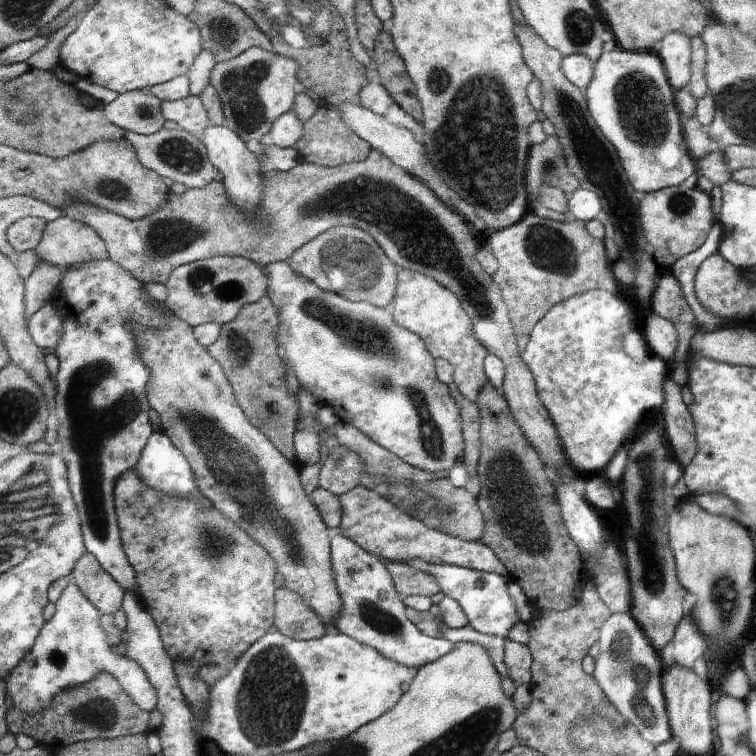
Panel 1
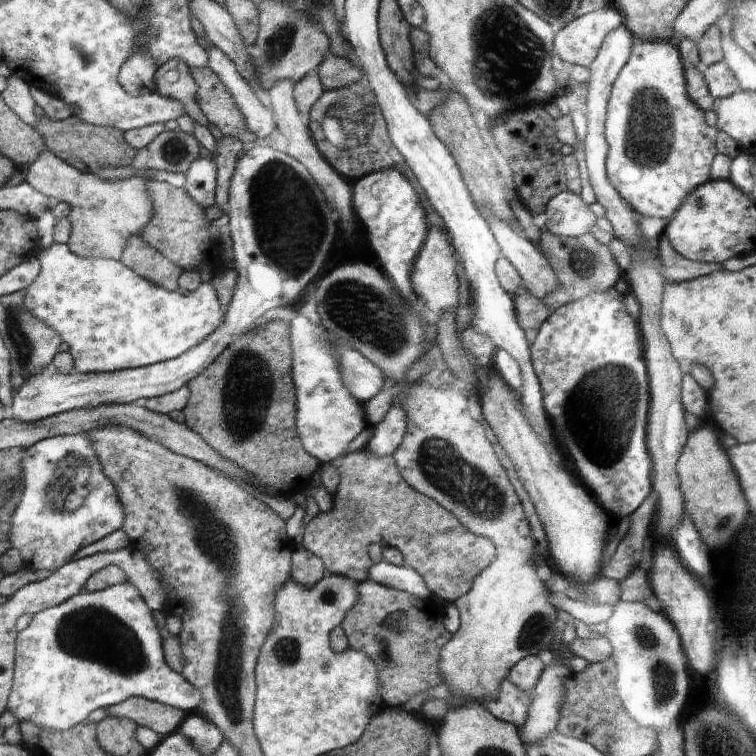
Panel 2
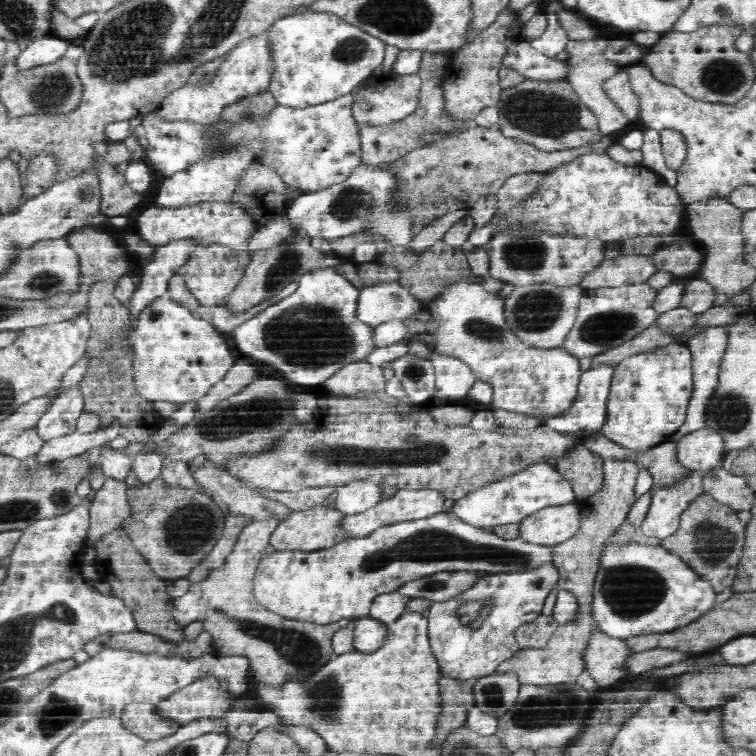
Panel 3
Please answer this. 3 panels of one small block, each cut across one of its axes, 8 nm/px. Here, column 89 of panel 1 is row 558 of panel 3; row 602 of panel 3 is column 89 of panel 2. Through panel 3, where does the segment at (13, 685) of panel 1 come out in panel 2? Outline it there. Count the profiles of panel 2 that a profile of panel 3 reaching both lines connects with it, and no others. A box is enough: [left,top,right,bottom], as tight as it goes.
[8,581,203,731]

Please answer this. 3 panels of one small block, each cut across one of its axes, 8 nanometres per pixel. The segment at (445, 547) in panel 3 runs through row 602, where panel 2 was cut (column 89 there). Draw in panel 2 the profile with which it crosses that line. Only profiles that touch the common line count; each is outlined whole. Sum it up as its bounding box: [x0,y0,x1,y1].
[25,241,227,373]

